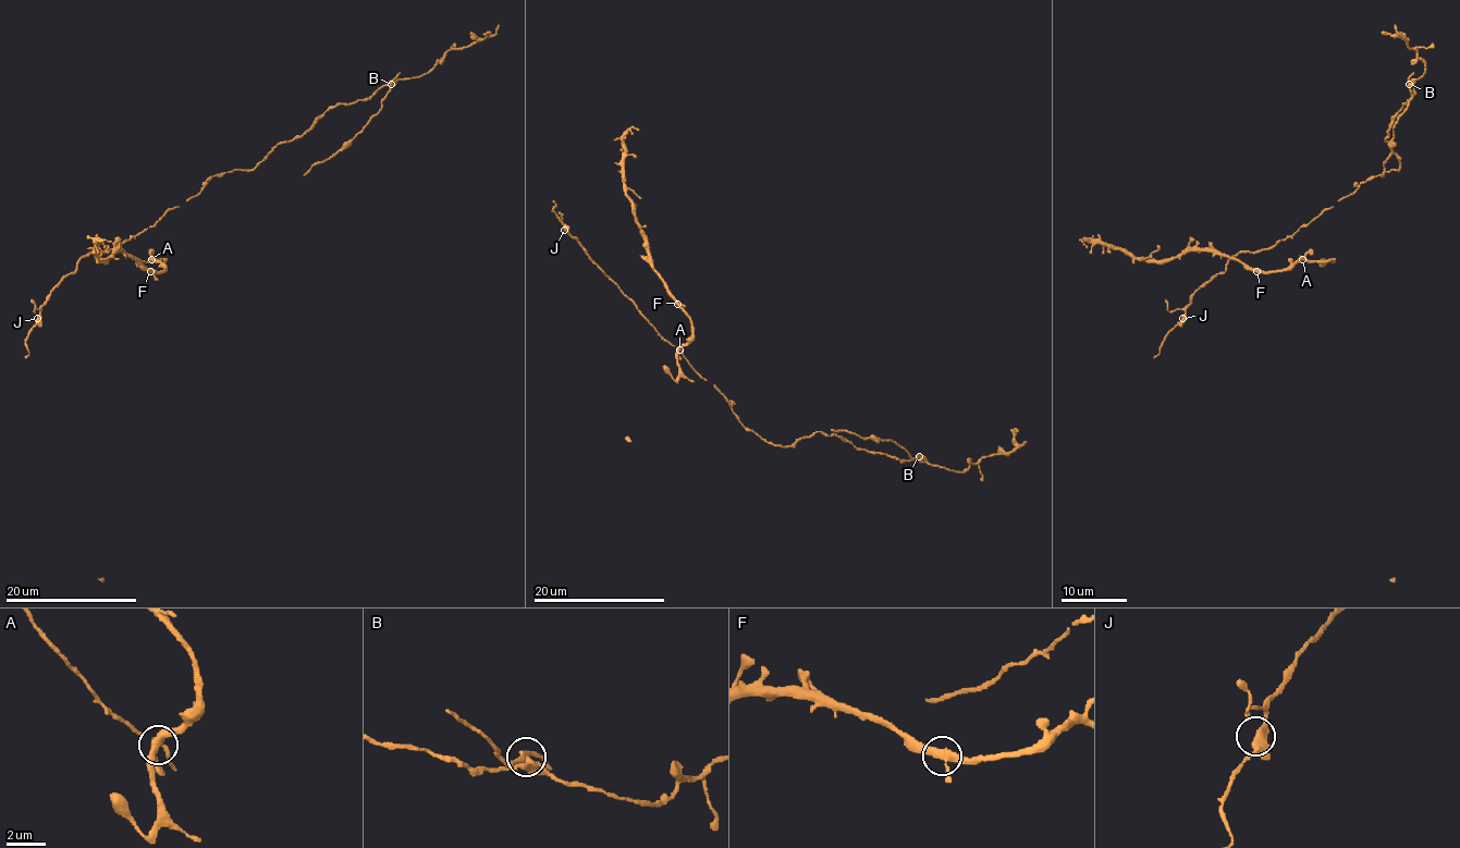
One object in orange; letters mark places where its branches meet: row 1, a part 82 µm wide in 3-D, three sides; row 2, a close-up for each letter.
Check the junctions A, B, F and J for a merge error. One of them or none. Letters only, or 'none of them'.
B

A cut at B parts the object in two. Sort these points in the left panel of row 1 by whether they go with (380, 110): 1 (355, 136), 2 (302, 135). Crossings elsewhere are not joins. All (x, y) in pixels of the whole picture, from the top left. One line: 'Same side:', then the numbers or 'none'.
Same side: 1

